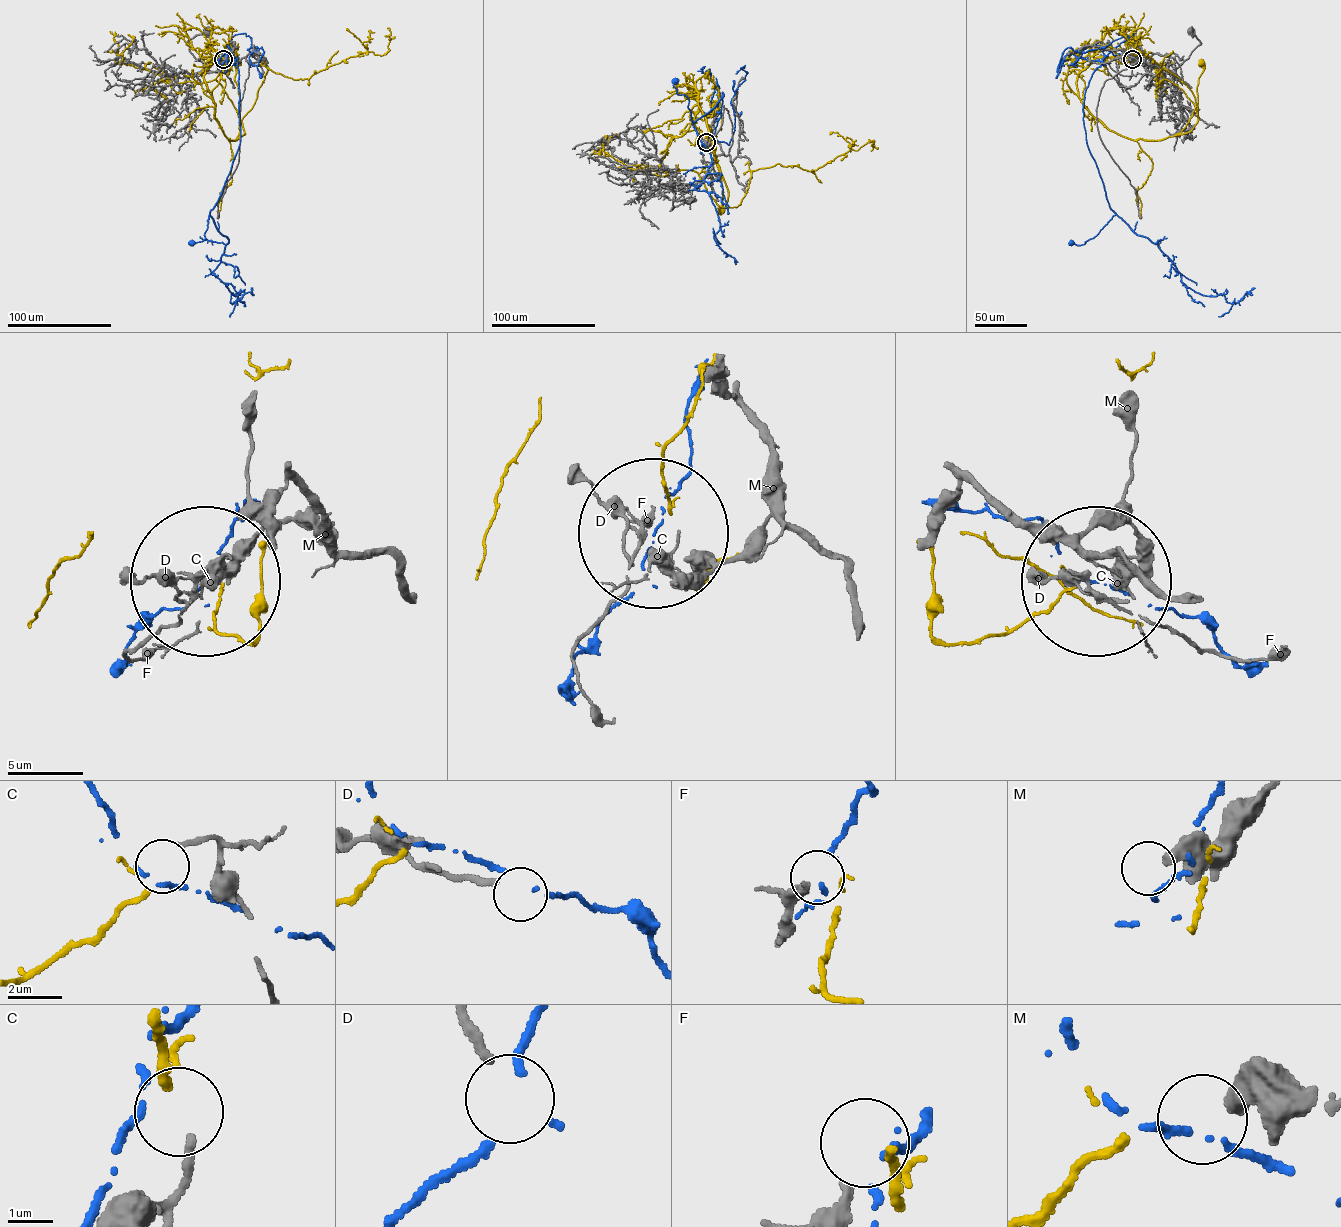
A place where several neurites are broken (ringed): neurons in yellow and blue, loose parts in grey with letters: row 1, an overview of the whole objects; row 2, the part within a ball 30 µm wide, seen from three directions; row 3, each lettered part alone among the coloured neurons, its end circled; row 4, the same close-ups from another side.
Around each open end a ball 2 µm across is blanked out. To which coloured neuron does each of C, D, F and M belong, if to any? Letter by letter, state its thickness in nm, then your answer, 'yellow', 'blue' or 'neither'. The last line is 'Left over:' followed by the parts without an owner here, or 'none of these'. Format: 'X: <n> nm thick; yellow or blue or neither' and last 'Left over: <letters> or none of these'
C: 190 nm thick; yellow
D: 240 nm thick; neither
F: 220 nm thick; neither
M: 500 nm thick; neither
Left over: D, F, M

